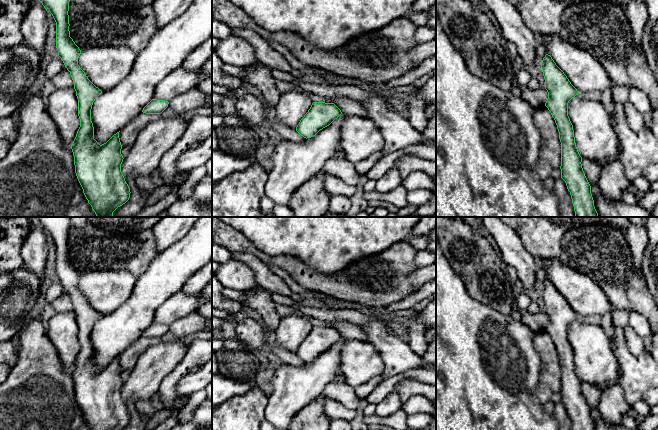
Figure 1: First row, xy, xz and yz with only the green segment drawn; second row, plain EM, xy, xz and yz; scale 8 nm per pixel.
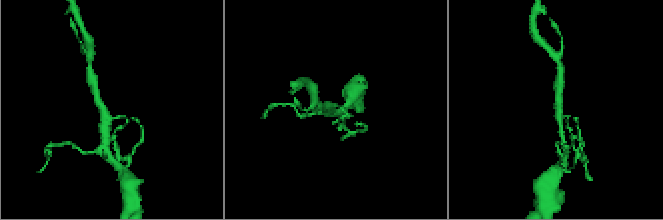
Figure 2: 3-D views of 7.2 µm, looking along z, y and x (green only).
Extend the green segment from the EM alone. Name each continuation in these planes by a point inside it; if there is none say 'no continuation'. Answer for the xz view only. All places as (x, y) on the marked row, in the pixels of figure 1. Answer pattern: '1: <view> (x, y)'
no continuation

